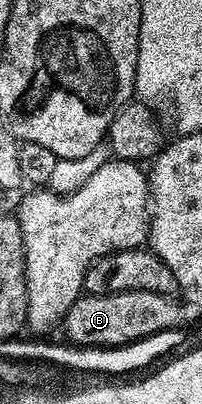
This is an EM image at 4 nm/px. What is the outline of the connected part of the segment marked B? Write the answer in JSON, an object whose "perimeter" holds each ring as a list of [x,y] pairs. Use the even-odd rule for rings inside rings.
{"perimeter":[[[145,288],[88,295],[81,295],[80,299],[74,302],[74,306],[70,306],[62,321],[62,329],[64,328],[65,334],[69,336],[67,339],[81,348],[116,348],[132,344],[145,337],[176,330],[184,320],[185,305],[179,299],[154,294]]]}

